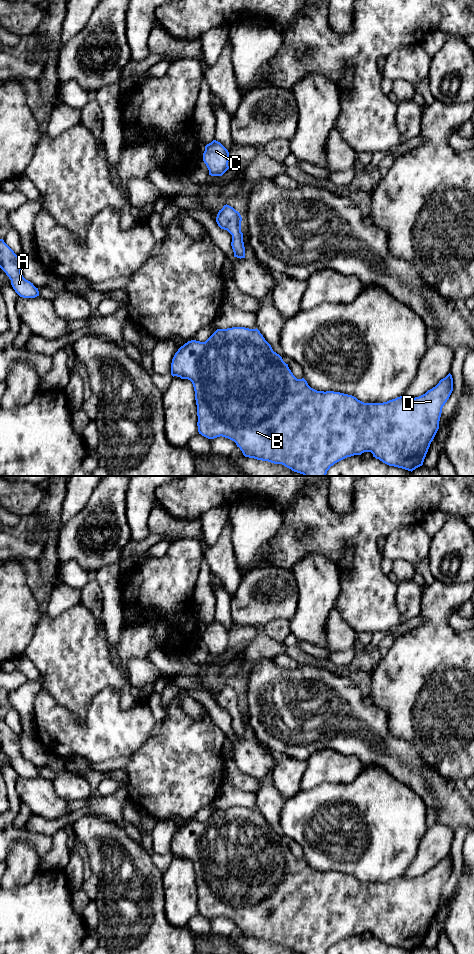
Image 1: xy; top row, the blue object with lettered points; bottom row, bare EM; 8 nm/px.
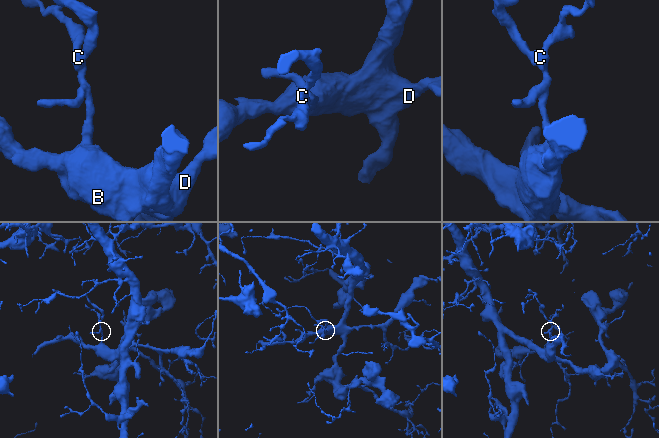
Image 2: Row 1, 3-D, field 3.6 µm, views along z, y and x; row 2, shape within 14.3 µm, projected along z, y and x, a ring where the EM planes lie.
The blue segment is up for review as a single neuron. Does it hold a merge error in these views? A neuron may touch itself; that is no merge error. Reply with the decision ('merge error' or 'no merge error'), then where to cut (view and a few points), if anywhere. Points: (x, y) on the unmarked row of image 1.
no merge error | no cut

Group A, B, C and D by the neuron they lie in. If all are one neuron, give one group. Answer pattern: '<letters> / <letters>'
A B C D

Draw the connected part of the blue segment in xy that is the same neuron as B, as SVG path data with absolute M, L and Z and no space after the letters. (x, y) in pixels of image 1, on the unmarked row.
M245 807L217 809L205 822L196 820L188 821L175 833L171 843L171 855L173 857L180 857L181 859L188 859L193 864L197 885L197 906L199 914L208 919L214 919L220 916L228 918L236 923L245 937L268 941L274 944L282 944L300 954L327 954L327 951L335 943L347 937L361 935L364 932L371 932L373 937L389 946L412 952L423 945L430 924L439 909L442 888L453 871L453 858L450 853L441 859L435 867L419 877L405 878L404 876L400 876L383 883L364 883L352 875L334 871L317 871L311 868L304 858L297 859L293 855L288 844L283 841L279 834L273 831L271 825L265 820L257 808L249 809Z

